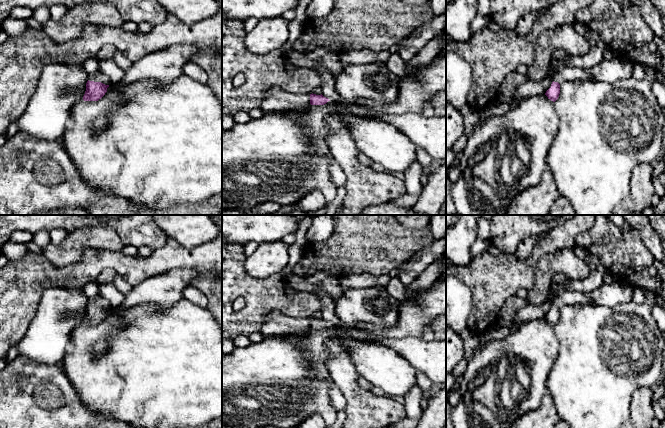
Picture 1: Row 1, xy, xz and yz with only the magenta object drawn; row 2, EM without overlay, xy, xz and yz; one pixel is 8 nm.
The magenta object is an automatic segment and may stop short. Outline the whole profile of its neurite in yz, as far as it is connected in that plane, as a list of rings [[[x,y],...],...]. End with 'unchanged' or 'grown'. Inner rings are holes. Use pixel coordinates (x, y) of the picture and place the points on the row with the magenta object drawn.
[[[564,66],[556,72],[555,76],[553,77],[551,87],[546,91],[545,95],[548,97],[548,99],[555,102],[560,94],[560,84],[563,82],[574,80],[594,80],[594,79],[583,69]]]; grown

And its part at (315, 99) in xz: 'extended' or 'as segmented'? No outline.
extended

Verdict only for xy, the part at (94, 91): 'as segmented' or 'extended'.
extended

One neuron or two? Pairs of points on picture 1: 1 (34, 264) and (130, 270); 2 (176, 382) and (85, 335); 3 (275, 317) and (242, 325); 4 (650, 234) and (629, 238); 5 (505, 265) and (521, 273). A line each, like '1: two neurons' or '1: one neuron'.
1: one neuron
2: one neuron
3: two neurons
4: two neurons
5: one neuron

